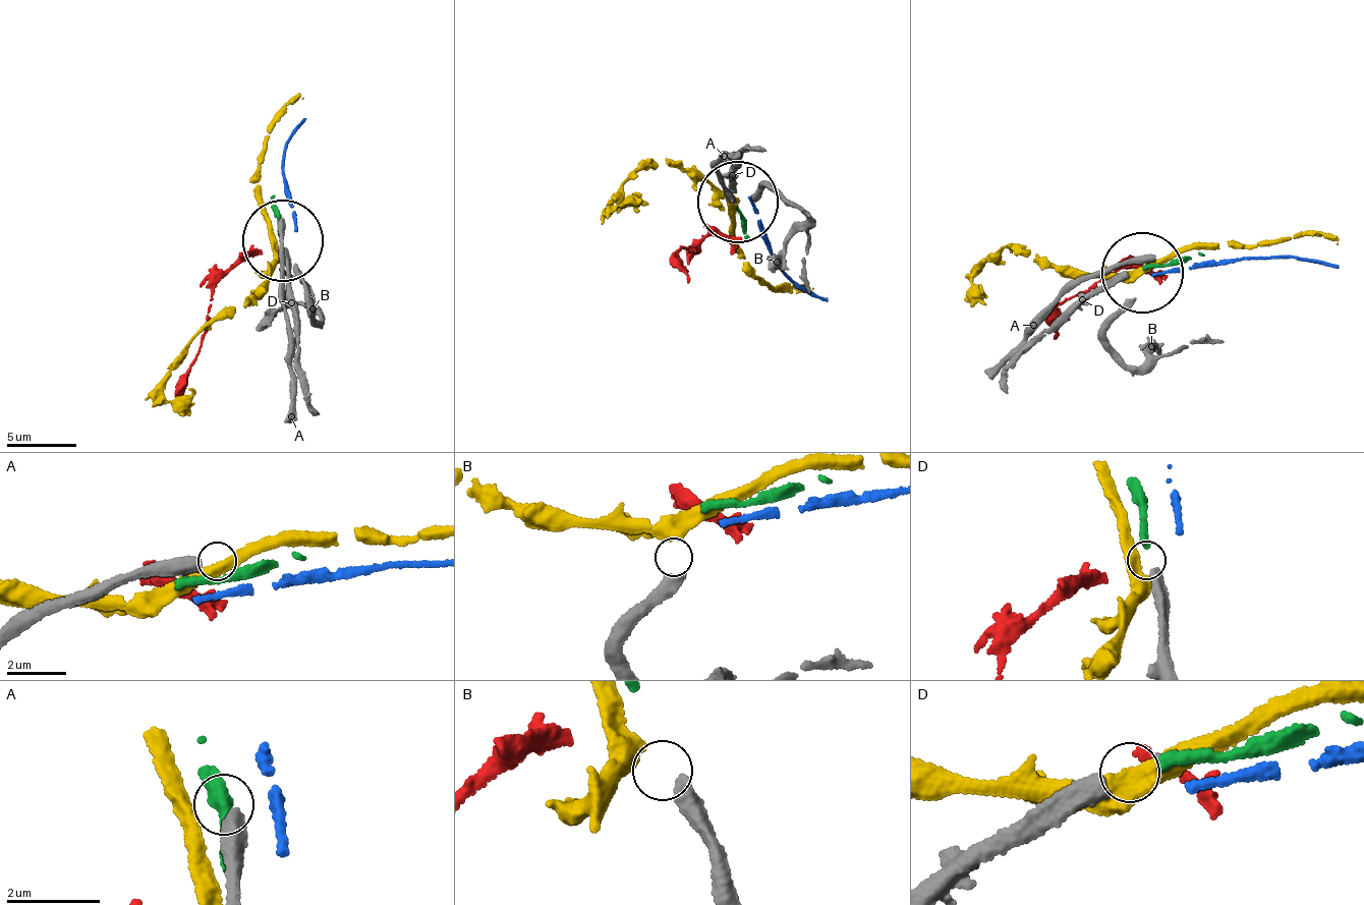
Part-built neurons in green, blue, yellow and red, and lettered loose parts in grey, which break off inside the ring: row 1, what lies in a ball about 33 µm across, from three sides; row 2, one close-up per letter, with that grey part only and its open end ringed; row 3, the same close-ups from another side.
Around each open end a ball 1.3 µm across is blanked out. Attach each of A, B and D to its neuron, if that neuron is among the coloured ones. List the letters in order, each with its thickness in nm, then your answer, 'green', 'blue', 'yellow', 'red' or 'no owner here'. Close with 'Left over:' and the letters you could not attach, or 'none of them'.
A: calibre 400 nm; no owner here
B: calibre 460 nm; yellow
D: calibre 400 nm; green
Left over: A

